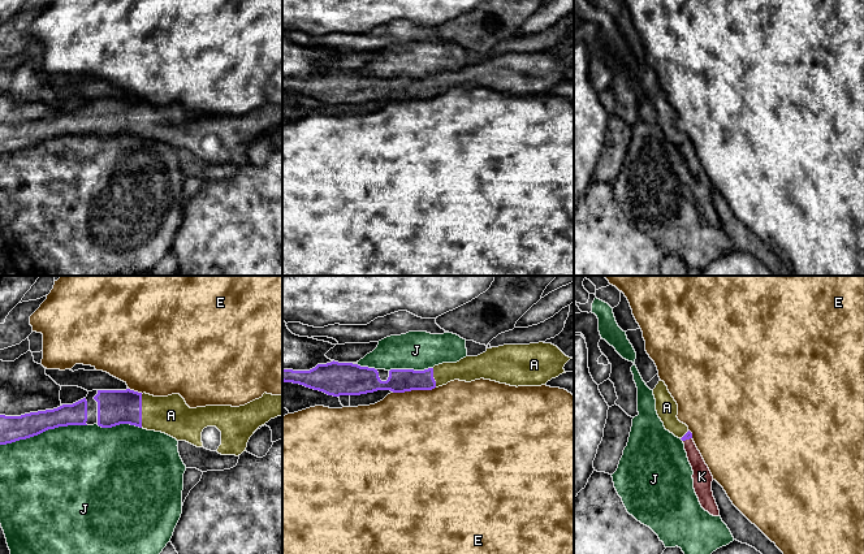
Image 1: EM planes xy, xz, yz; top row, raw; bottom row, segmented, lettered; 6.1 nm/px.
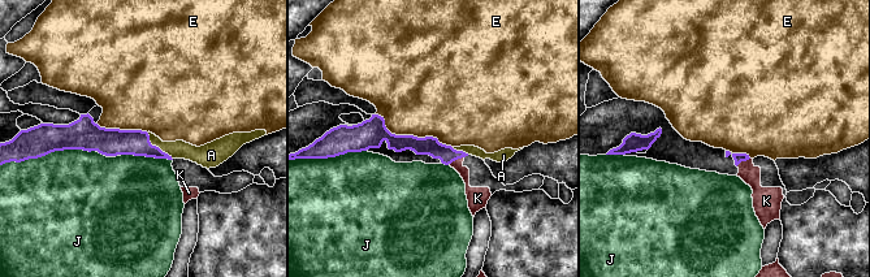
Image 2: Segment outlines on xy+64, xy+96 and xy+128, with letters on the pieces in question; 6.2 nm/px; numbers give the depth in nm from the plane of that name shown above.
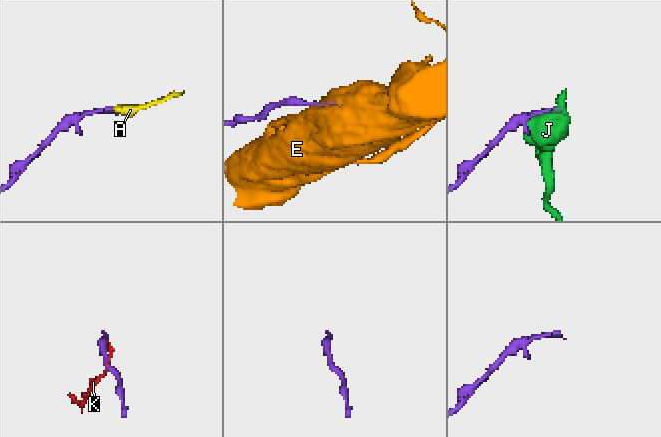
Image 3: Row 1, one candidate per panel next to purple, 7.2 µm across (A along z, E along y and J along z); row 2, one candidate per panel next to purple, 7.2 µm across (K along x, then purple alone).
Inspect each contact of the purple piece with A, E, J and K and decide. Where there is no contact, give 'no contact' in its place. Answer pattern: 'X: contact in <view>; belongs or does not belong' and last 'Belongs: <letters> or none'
A: contact in xy; belongs
E: contact in xz; does not belong
J: contact in xy; does not belong
K: contact in yz; belongs
Belongs: A, K

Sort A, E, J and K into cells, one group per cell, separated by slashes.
A K / E / J

